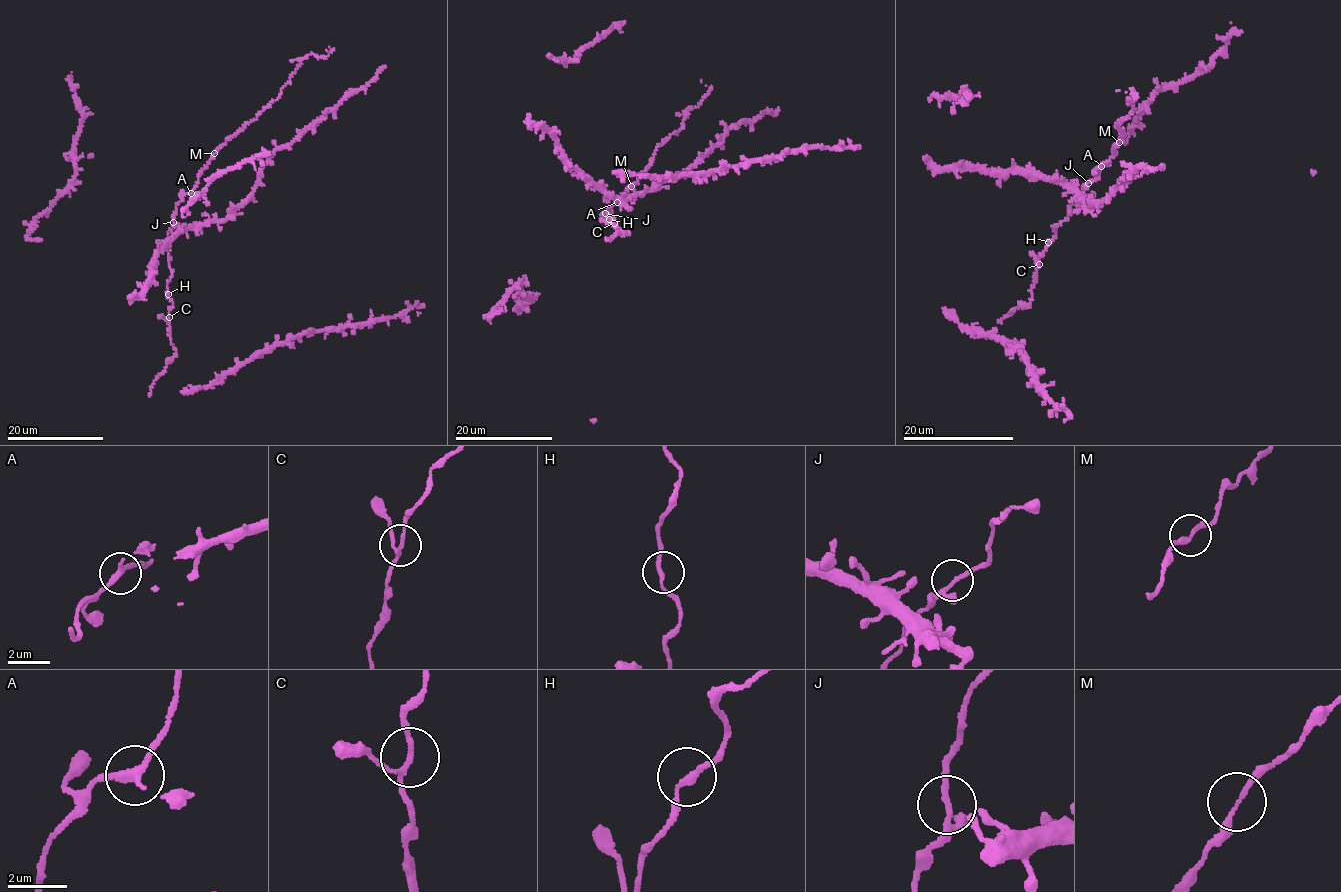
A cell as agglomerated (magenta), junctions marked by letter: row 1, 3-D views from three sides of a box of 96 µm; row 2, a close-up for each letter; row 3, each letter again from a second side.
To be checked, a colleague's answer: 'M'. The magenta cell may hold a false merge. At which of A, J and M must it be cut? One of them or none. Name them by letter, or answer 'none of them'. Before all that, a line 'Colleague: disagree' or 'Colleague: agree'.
Colleague: disagree
none of them

